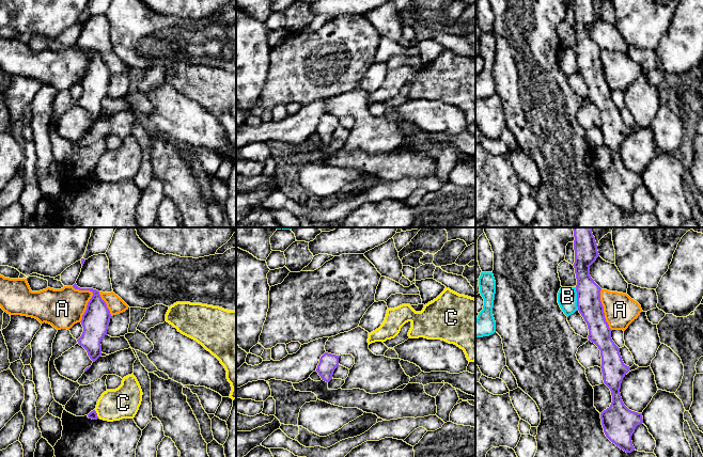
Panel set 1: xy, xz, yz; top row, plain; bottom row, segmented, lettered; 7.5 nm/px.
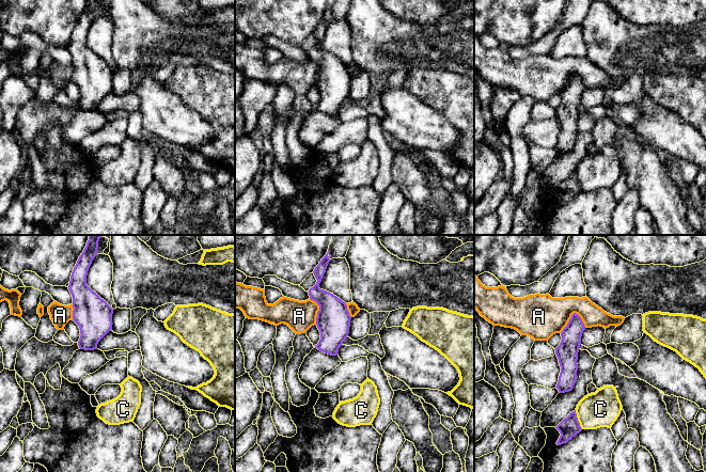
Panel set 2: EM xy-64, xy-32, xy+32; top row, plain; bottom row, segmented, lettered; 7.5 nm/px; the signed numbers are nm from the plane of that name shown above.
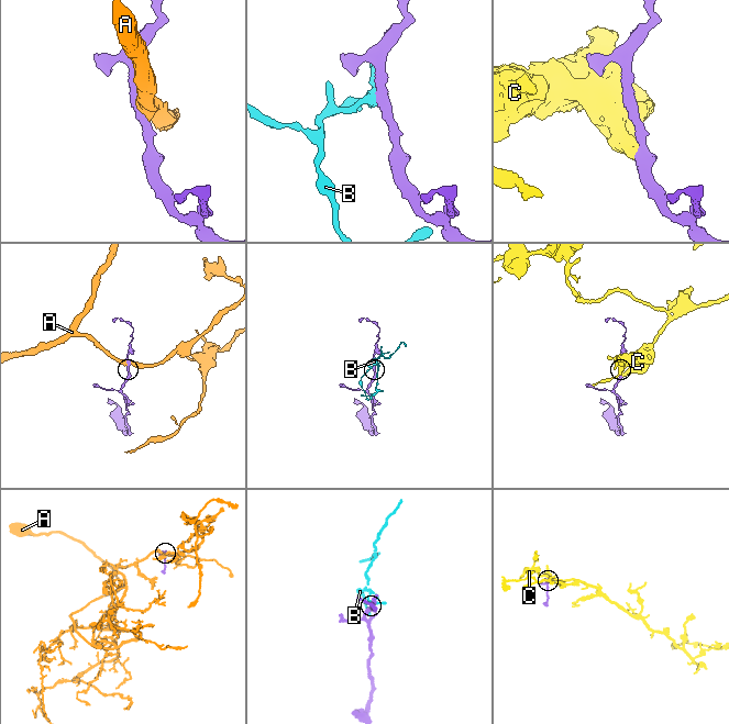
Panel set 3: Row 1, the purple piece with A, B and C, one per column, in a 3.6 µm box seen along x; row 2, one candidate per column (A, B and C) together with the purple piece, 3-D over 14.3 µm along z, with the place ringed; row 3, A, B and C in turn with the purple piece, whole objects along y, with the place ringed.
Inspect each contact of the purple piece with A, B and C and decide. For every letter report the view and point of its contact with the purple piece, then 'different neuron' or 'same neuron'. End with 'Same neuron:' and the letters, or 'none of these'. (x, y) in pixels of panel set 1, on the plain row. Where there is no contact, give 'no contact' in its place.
A: xy (92, 58) | different neuron
B: yz (577, 60) | different neuron
C: xy (96, 175) | different neuron
Same neuron: none of these

